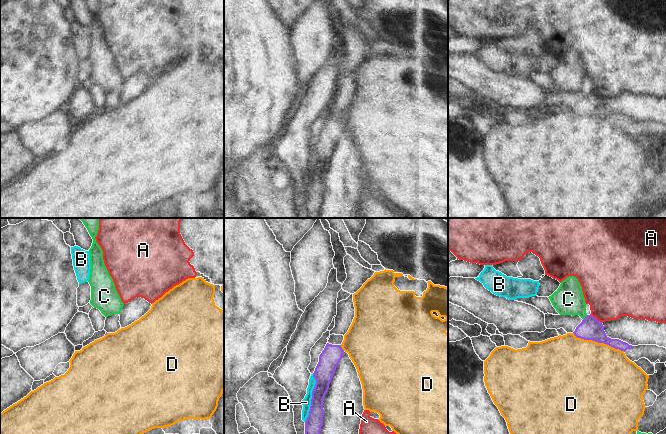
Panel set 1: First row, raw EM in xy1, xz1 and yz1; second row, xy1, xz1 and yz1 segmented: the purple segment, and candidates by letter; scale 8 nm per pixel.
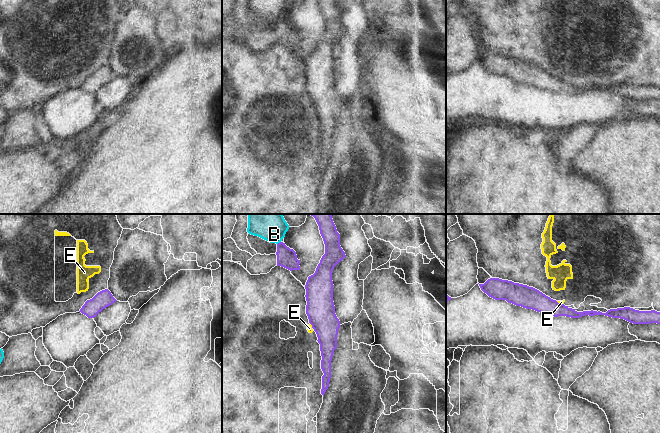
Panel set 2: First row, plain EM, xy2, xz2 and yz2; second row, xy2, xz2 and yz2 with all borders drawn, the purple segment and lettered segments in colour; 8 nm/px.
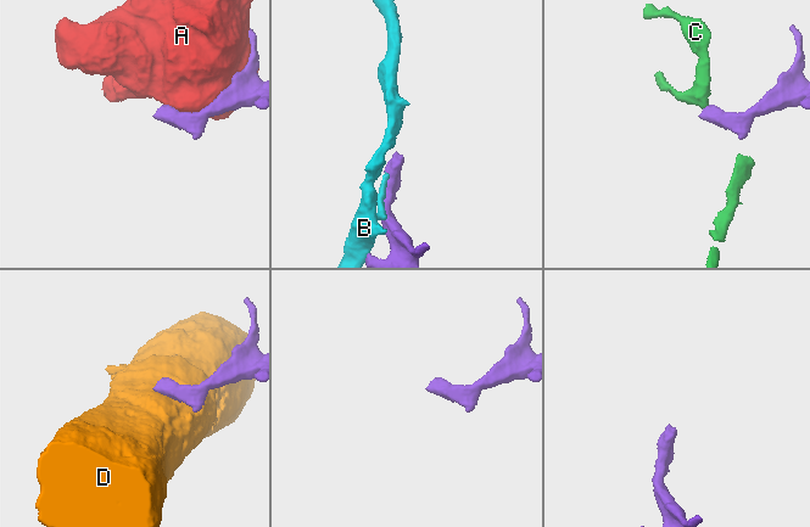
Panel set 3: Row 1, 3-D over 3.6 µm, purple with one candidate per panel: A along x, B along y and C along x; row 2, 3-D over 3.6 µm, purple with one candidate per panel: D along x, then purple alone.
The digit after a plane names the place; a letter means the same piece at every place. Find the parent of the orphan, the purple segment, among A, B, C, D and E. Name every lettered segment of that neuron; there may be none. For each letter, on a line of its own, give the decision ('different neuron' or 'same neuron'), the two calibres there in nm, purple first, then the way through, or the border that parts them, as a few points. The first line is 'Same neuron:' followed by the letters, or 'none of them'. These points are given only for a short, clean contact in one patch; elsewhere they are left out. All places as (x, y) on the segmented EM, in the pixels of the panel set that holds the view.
Same neuron: C
A: different neuron | 180/420 nm
B: different neuron | 160/80 nm
C: same neuron | 180/240 nm | across yz1 (590, 328), (589, 322), (585, 317), (568, 299)
D: different neuron | 180/500 nm | along yz1 (573, 332), (577, 337), (603, 342), (623, 351)
E: different neuron | 180/30 nm | along yz2 (556, 301), (563, 304)

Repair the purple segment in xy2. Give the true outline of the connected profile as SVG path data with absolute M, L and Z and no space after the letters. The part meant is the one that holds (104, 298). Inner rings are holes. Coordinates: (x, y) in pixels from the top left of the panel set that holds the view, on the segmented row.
M108 289L98 292L92 299L87 300L79 312L88 318L96 317L103 309L112 305L117 300Z

